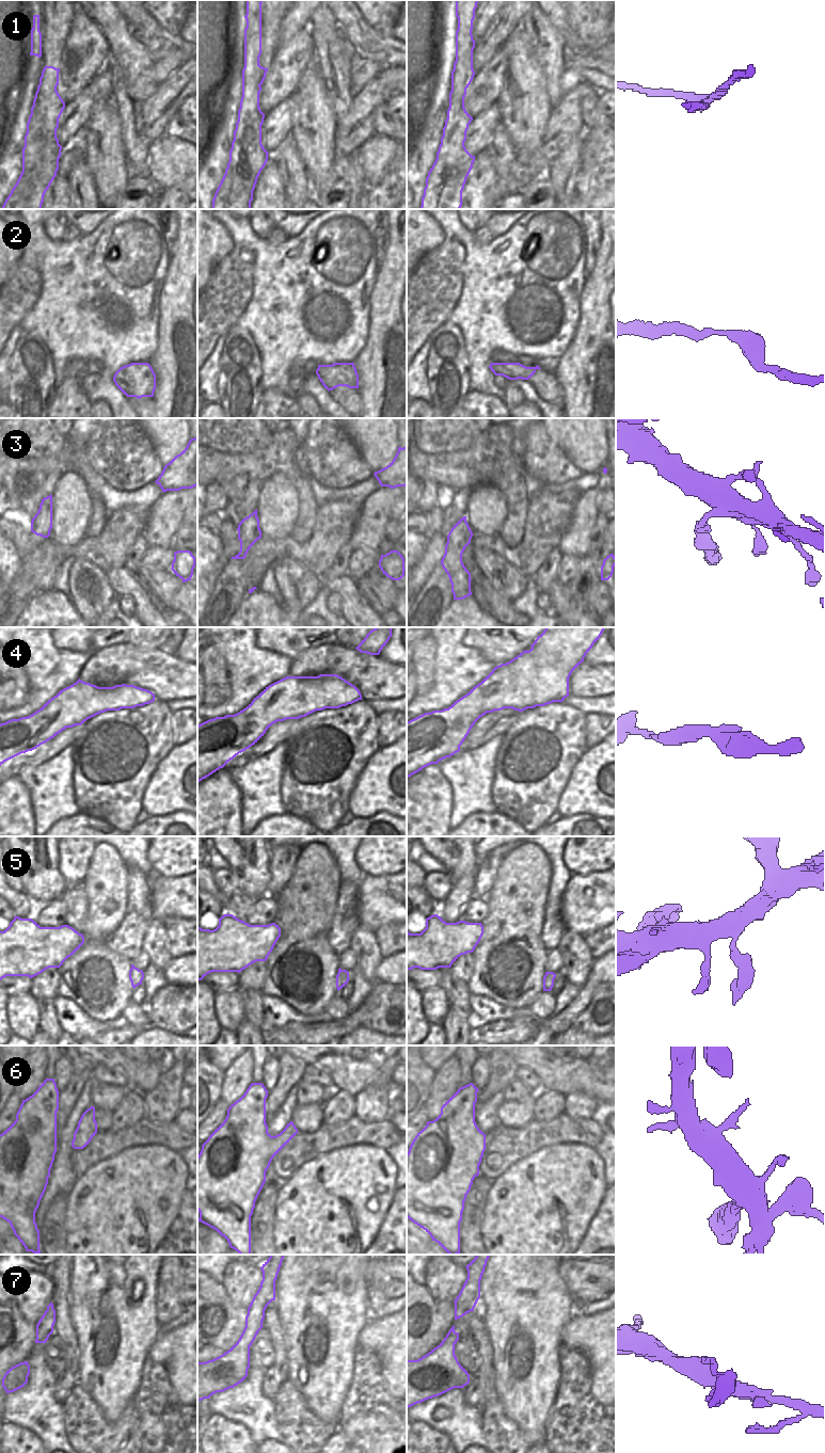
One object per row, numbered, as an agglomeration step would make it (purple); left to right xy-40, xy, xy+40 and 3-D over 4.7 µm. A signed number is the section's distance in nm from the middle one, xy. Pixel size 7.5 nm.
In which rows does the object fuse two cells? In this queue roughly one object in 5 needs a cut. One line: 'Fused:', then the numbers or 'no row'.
Fused: 1, 3

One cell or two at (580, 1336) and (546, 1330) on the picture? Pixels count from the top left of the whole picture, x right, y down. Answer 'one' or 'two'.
two

